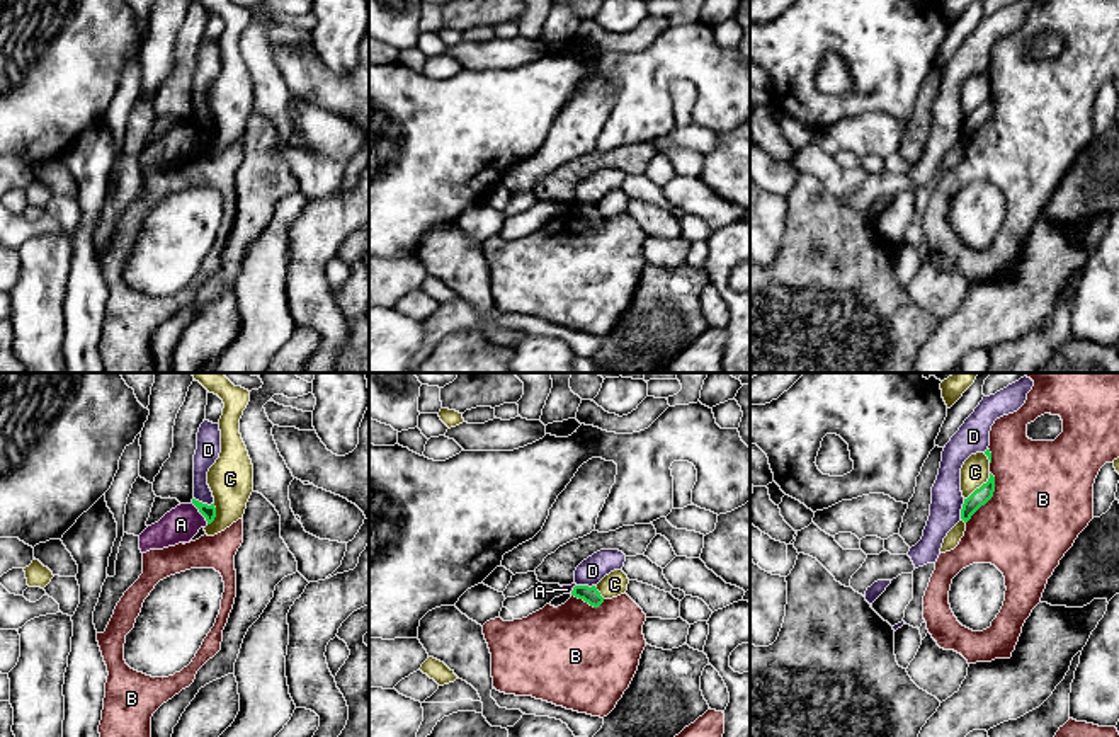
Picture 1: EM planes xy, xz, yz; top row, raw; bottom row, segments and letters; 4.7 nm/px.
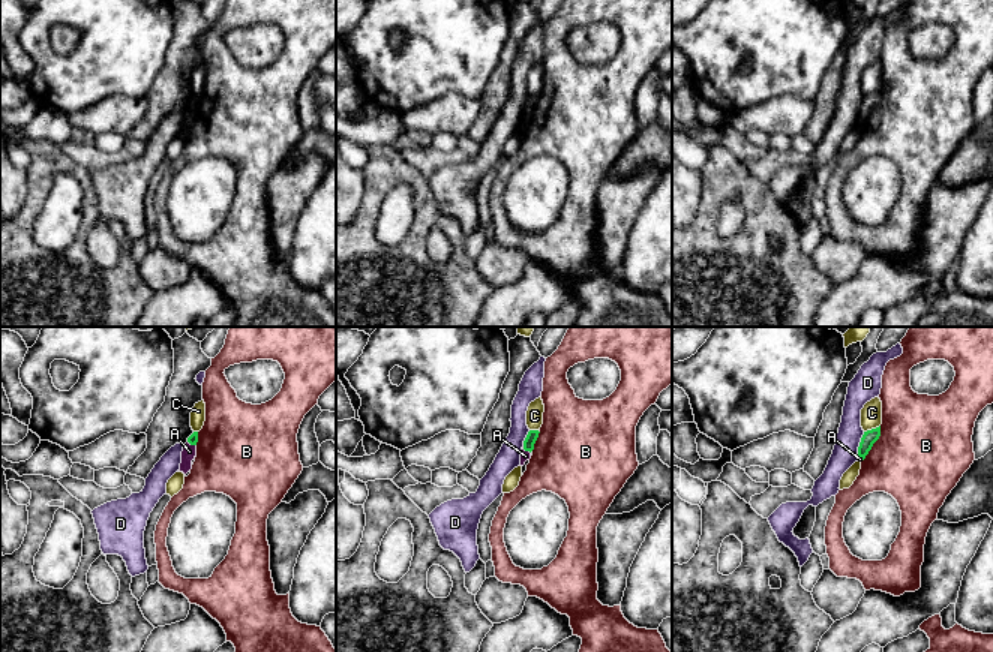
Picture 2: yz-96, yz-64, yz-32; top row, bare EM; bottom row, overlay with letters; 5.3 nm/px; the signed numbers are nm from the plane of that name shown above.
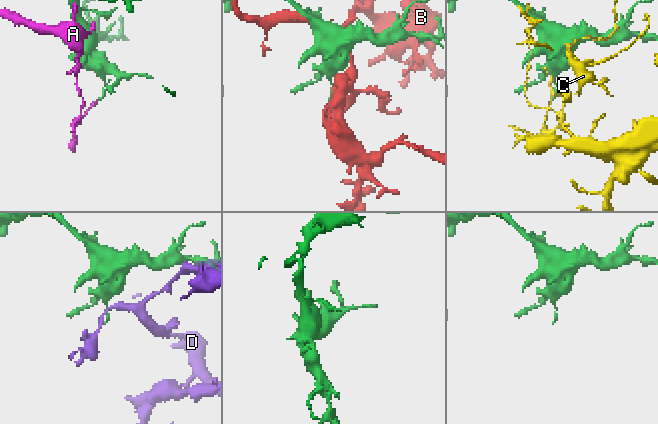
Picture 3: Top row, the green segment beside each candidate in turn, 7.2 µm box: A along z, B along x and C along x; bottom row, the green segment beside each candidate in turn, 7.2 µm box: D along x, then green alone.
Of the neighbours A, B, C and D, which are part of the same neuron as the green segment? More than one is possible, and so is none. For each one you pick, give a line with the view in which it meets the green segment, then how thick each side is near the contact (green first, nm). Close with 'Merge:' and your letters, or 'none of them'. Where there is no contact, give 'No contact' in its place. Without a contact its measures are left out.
Merge: none of them

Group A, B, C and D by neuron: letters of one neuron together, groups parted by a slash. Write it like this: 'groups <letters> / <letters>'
groups A / B / C / D

